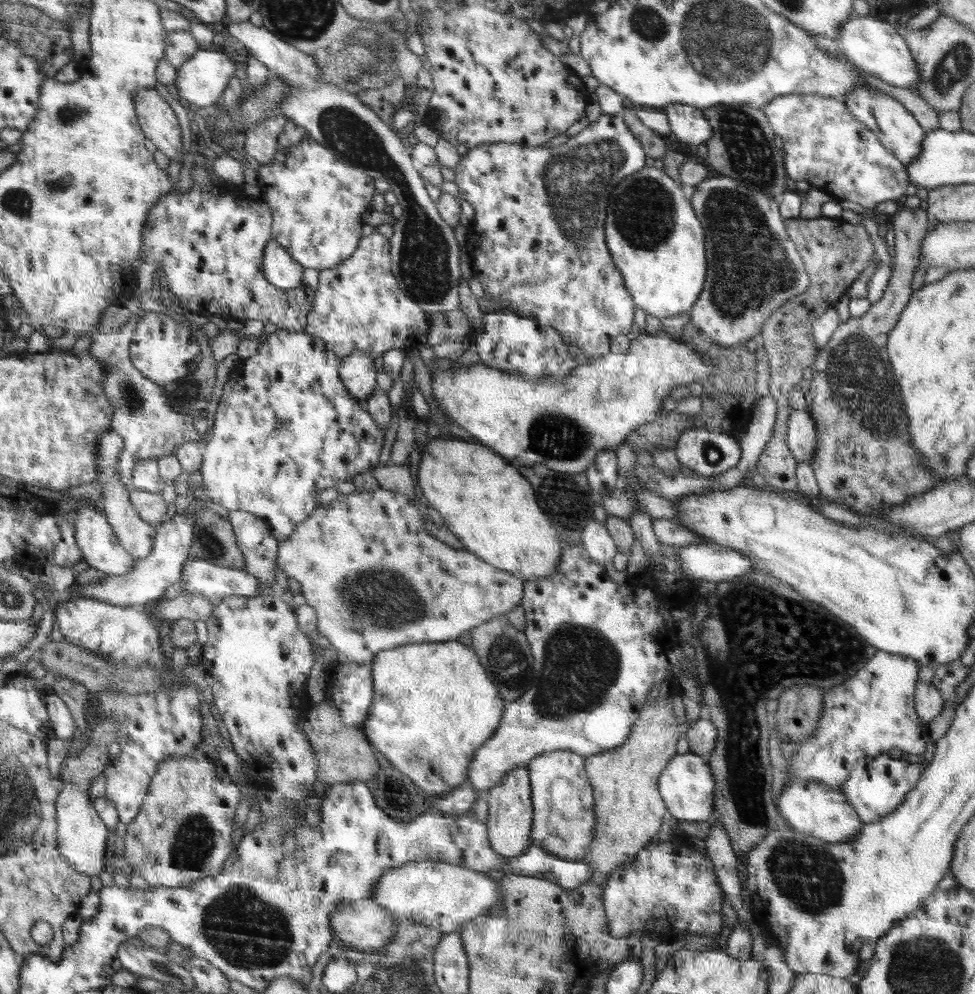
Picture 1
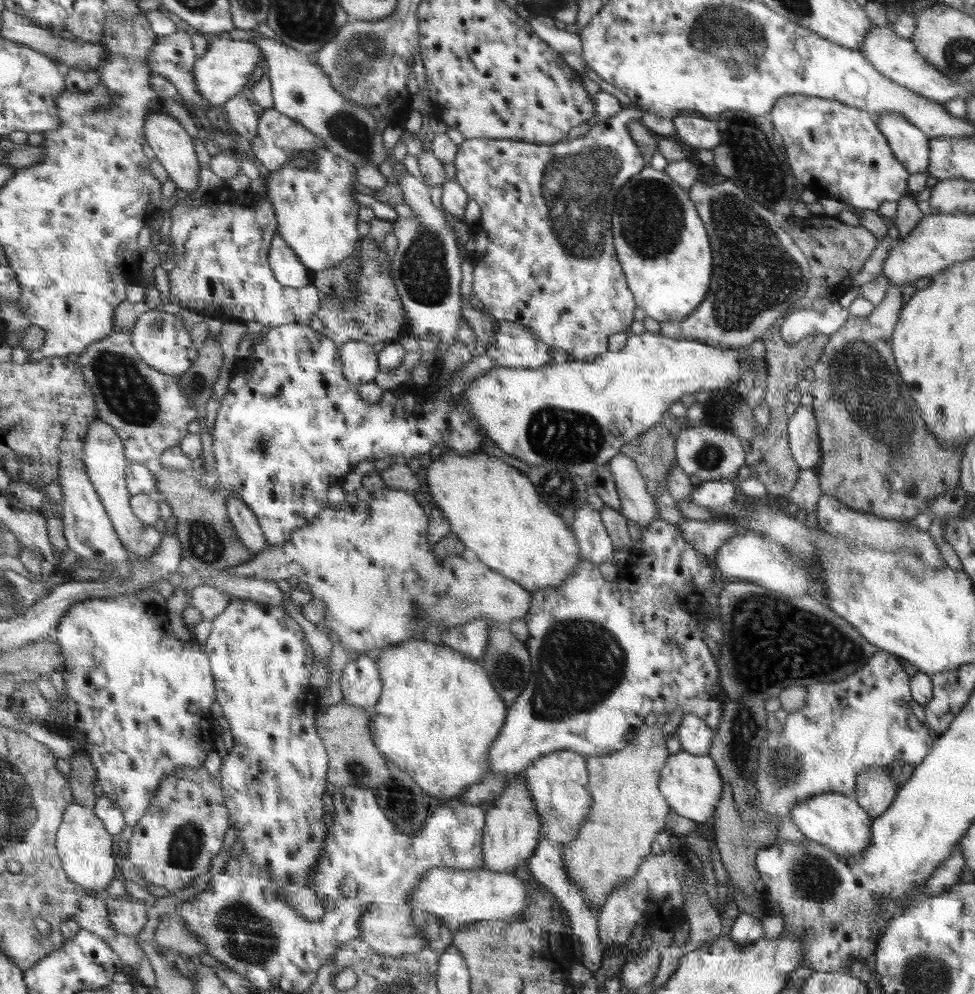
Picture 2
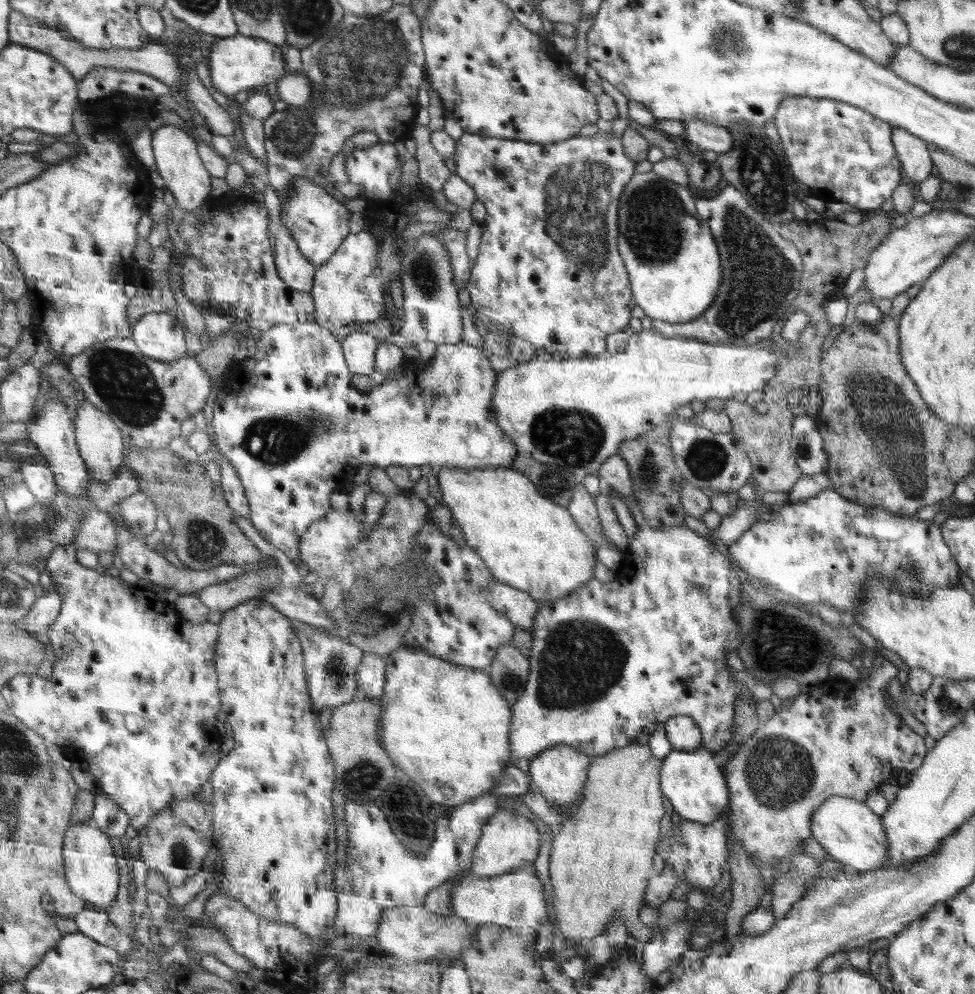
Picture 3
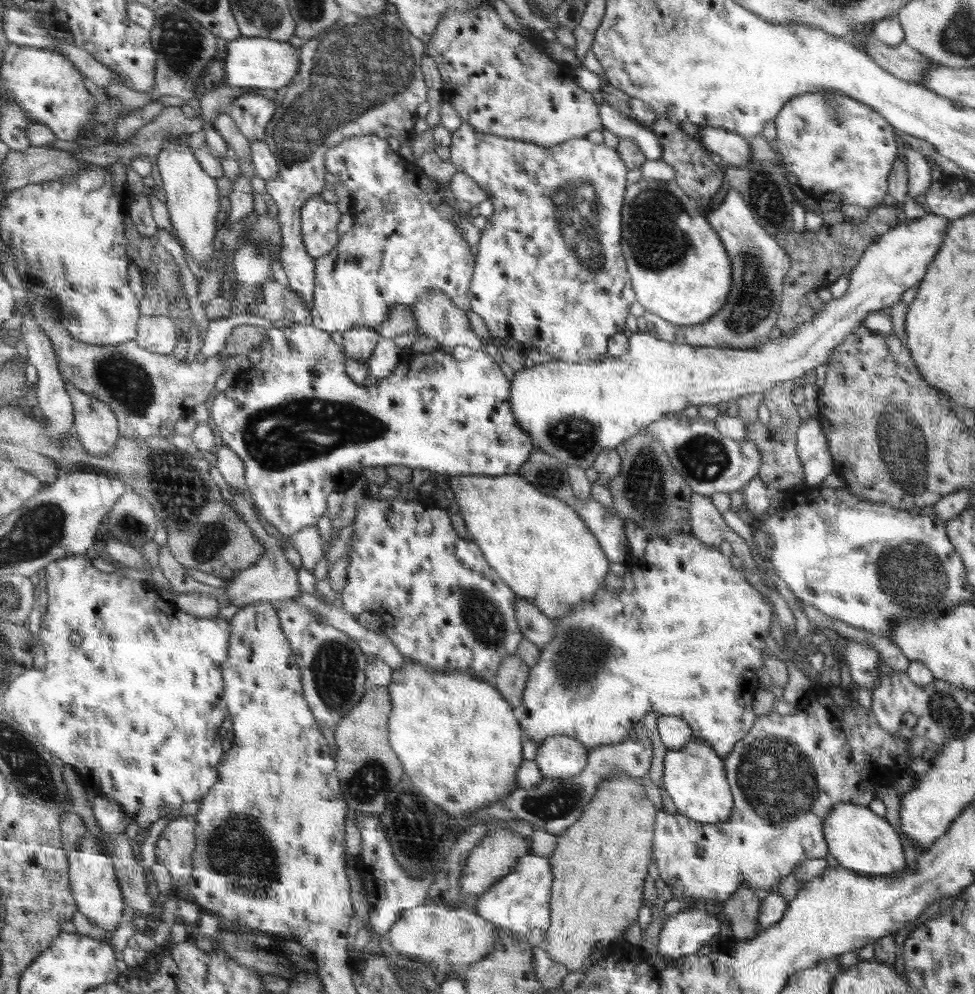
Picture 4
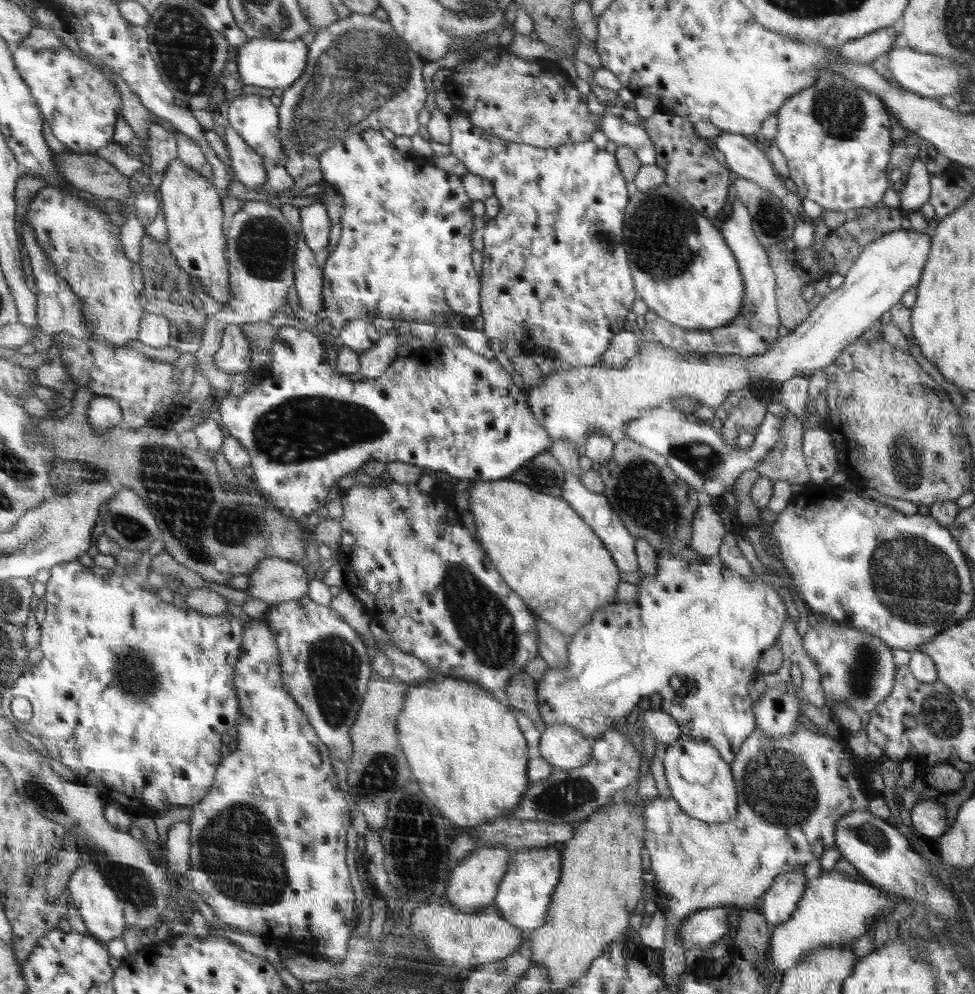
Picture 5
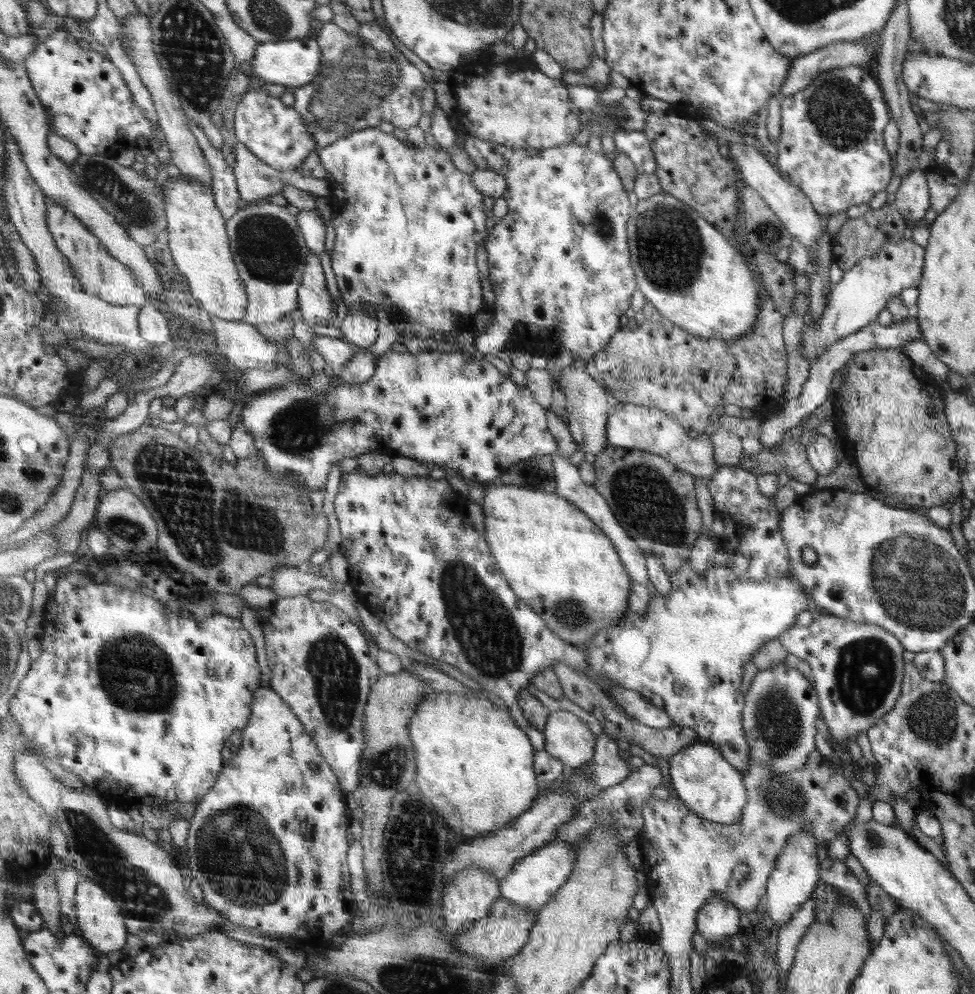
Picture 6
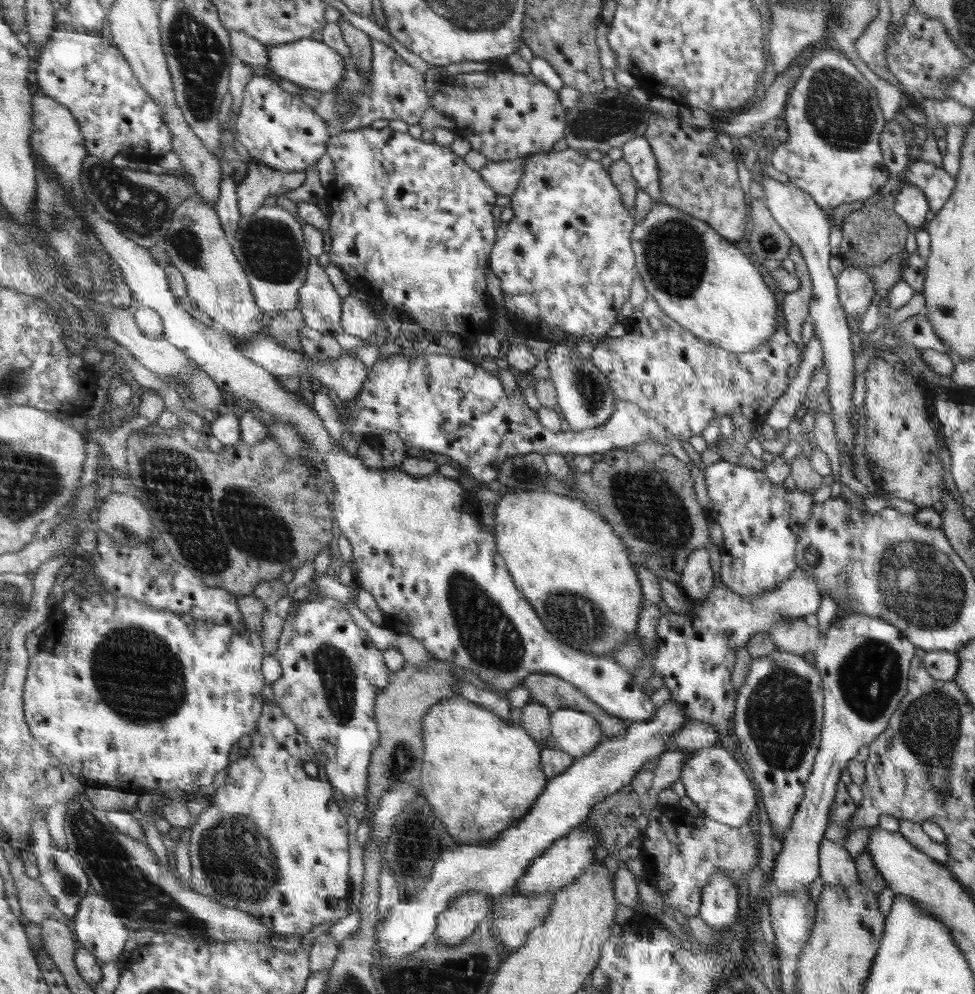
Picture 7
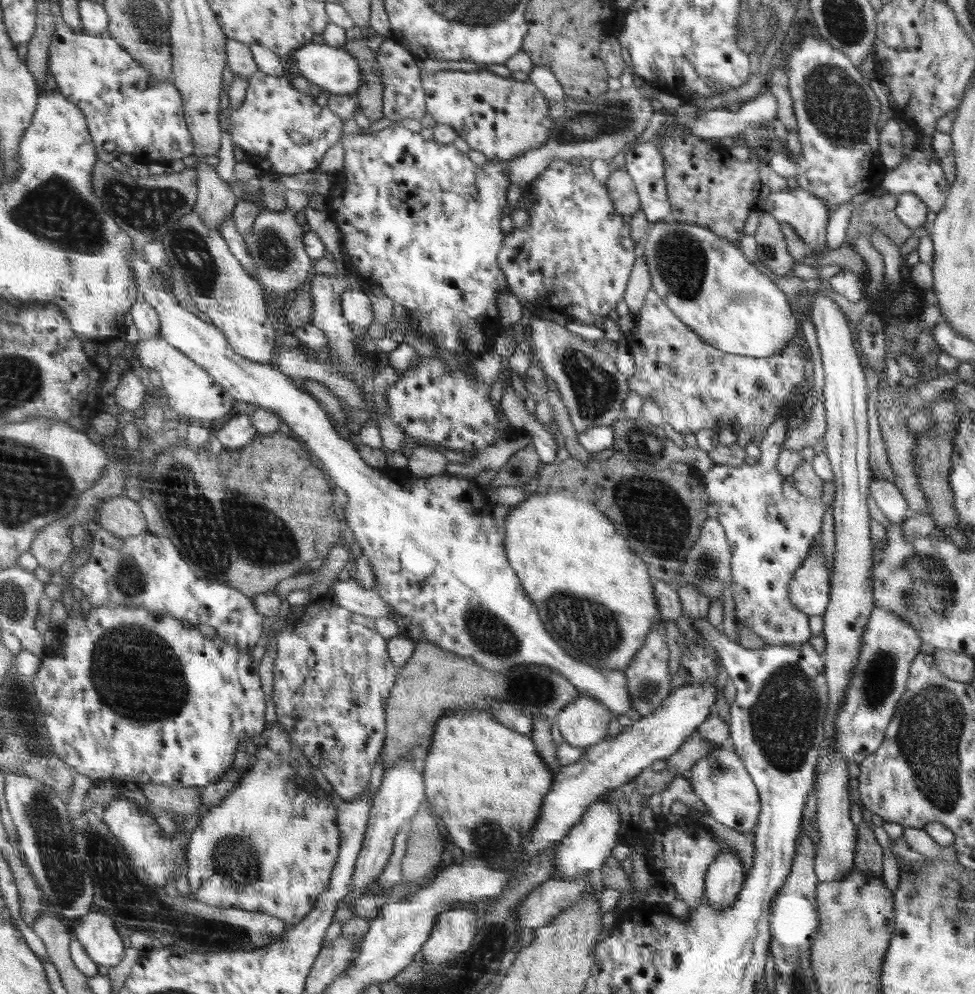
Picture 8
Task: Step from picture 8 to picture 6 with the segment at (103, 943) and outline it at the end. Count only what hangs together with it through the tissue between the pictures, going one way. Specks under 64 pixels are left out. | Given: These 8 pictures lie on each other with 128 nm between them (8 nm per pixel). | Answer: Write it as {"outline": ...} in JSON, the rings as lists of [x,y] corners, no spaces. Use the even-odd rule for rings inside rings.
{"outline":[[[84,877],[80,881],[77,892],[78,932],[87,940],[90,946],[99,953],[106,955],[117,950],[123,950],[128,944],[130,932],[126,926],[126,917],[122,916],[123,907],[98,881]]]}

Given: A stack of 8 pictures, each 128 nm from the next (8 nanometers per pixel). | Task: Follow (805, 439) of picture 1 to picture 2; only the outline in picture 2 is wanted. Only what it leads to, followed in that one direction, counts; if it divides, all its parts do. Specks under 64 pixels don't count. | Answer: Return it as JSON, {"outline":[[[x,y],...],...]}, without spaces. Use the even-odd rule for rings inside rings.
{"outline":[[[806,401],[797,405],[788,425],[792,454],[801,469],[816,469],[822,453],[813,407]]]}

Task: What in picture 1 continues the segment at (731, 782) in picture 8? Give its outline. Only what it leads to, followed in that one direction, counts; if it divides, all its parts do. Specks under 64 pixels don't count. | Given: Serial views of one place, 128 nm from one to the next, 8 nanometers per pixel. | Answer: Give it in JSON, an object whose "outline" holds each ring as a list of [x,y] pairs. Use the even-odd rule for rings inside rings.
{"outline":[[[690,751],[677,754],[674,758],[671,758],[670,764],[663,770],[658,788],[673,819],[681,822],[703,822],[713,819],[717,784],[707,757],[702,757]]]}

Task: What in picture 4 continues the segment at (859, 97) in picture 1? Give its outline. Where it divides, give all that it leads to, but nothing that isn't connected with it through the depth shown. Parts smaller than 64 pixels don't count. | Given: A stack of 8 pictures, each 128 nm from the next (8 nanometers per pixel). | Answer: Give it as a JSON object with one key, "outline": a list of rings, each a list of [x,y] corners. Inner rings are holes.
{"outline":[[[905,147],[903,158],[906,159],[908,173],[907,199],[918,200],[930,188],[930,182],[932,182],[930,166],[926,162],[926,157],[913,149]]]}

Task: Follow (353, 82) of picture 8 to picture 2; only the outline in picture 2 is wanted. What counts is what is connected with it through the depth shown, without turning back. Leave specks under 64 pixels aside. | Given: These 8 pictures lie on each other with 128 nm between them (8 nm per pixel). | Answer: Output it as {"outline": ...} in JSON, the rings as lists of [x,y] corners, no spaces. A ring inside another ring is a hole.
{"outline":[[[221,33],[216,41],[212,42],[206,56],[198,59],[194,74],[199,92],[208,99],[213,106],[222,109],[240,91],[248,91],[248,76],[266,60],[266,54],[254,42],[235,40],[230,33]]]}

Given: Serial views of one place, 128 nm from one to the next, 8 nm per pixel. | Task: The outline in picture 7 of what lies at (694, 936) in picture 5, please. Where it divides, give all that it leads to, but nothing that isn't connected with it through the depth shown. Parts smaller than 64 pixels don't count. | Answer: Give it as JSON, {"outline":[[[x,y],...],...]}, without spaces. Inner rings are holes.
{"outline":[[[716,872],[702,891],[699,918],[714,930],[723,930],[736,923],[738,891],[727,872]]]}

